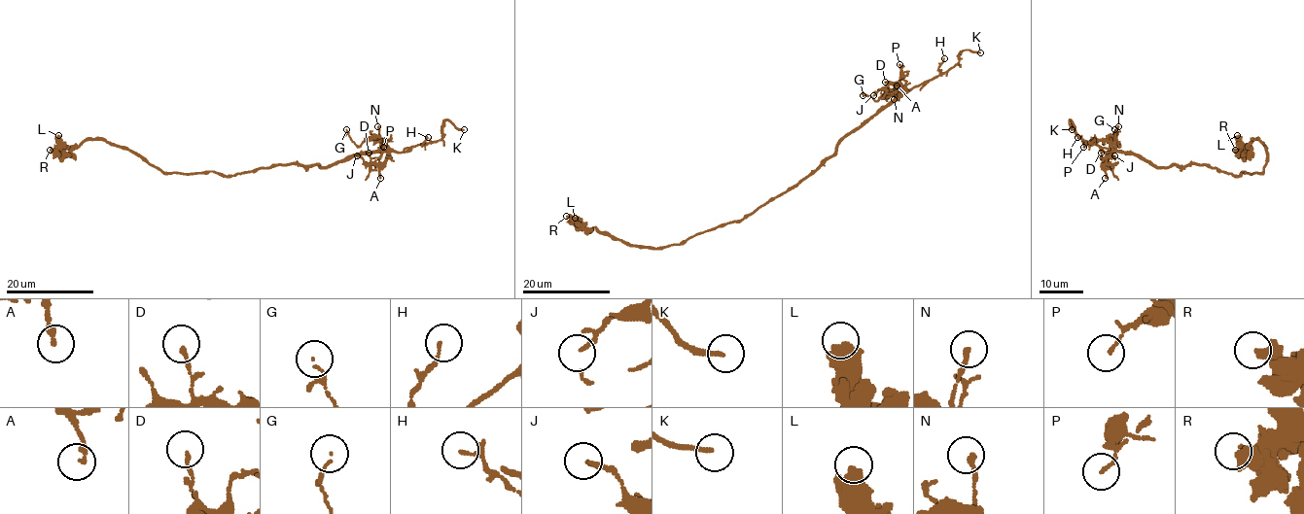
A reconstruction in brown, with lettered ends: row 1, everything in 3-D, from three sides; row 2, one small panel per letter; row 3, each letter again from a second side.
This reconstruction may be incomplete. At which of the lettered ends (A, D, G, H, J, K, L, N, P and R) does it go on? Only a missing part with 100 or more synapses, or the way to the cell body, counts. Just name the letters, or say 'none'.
K

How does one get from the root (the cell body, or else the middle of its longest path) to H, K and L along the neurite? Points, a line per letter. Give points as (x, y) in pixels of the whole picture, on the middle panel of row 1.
H: (789, 190), (828, 159), (844, 137), (914, 86), (936, 77), (944, 58)
K: (789, 190), (828, 159), (844, 137), (914, 86), (951, 69), (963, 51), (980, 52)
L: (789, 190), (739, 221), (660, 248), (637, 247), (594, 228), (585, 231), (575, 218)

